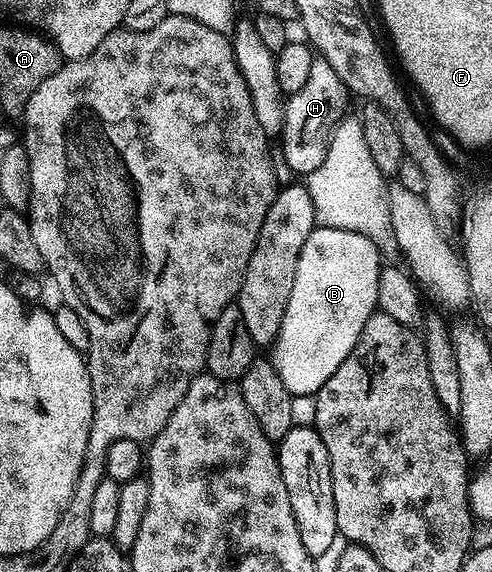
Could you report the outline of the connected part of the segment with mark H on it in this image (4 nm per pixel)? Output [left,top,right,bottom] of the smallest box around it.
[284,57,348,176]

